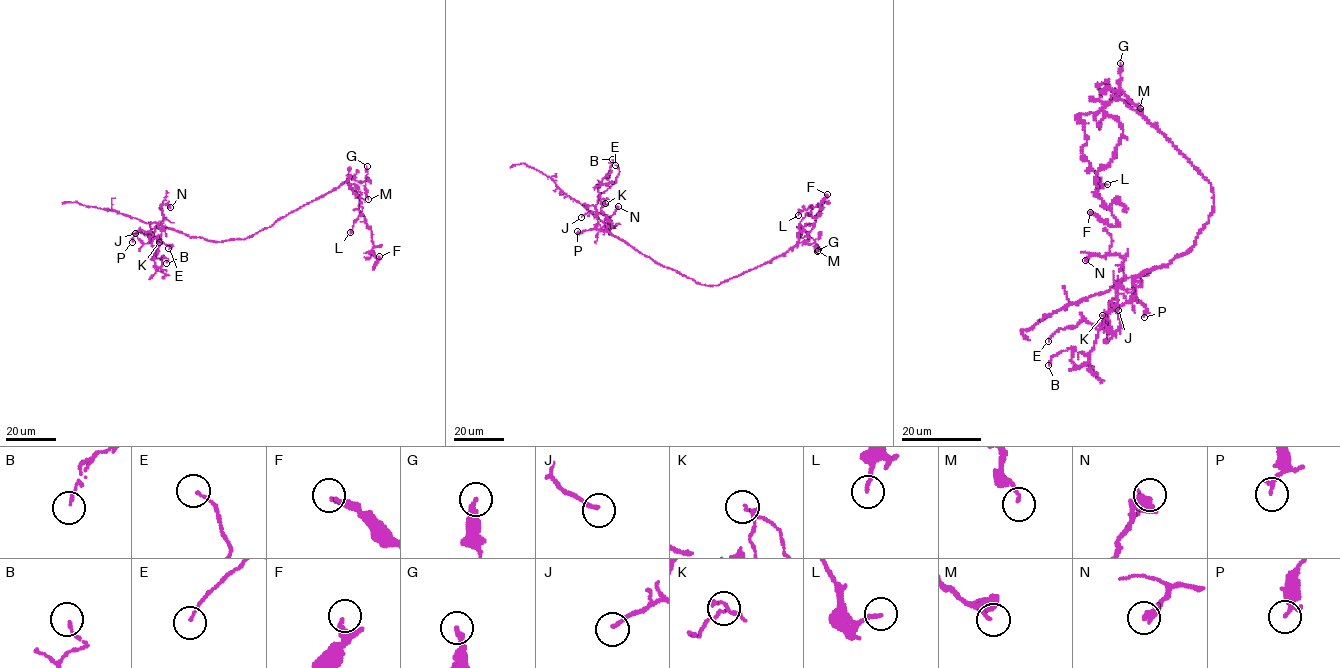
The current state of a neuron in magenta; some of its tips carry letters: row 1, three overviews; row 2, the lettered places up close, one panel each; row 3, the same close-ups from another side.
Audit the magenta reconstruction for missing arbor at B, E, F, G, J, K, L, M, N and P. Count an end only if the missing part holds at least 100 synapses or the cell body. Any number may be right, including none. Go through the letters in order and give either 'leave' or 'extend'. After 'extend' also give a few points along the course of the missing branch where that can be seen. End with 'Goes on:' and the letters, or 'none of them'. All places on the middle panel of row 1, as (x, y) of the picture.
B: leave
E: leave
F: leave
G: leave
J: leave
K: leave
L: leave
M: leave
N: leave
P: leave
Goes on: none of them

